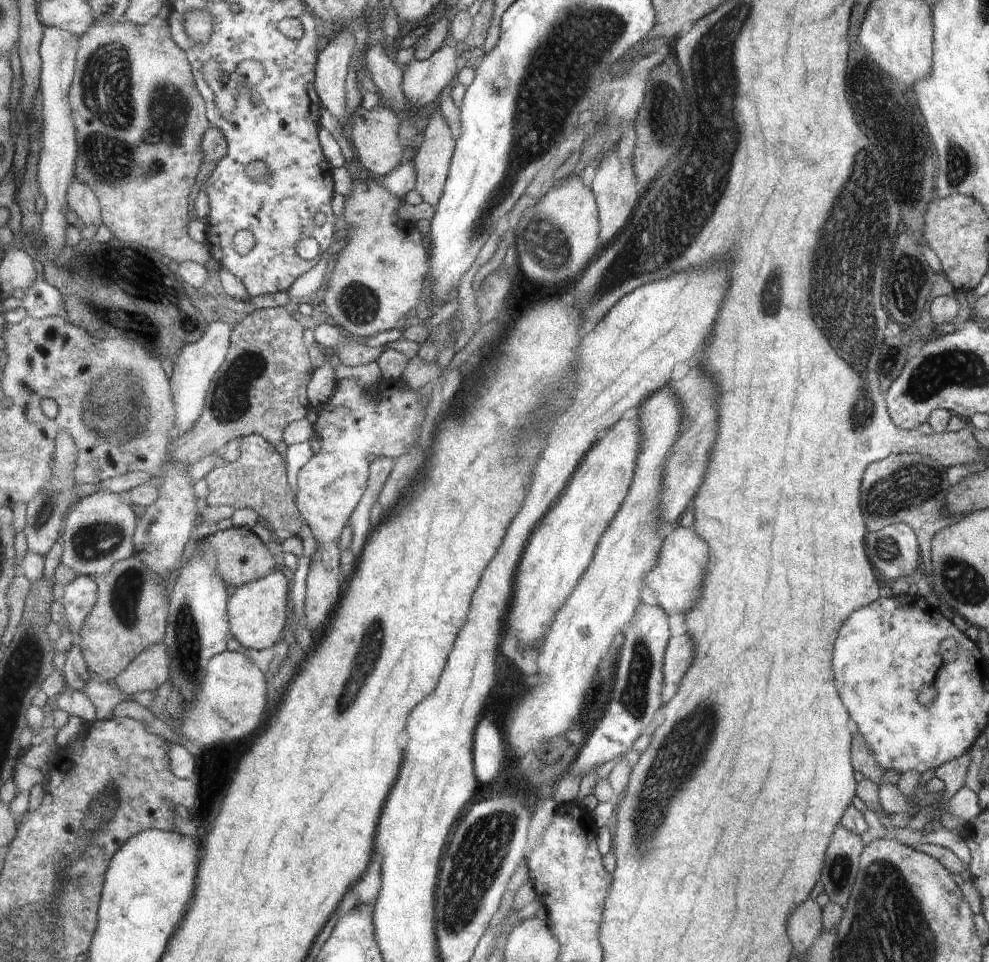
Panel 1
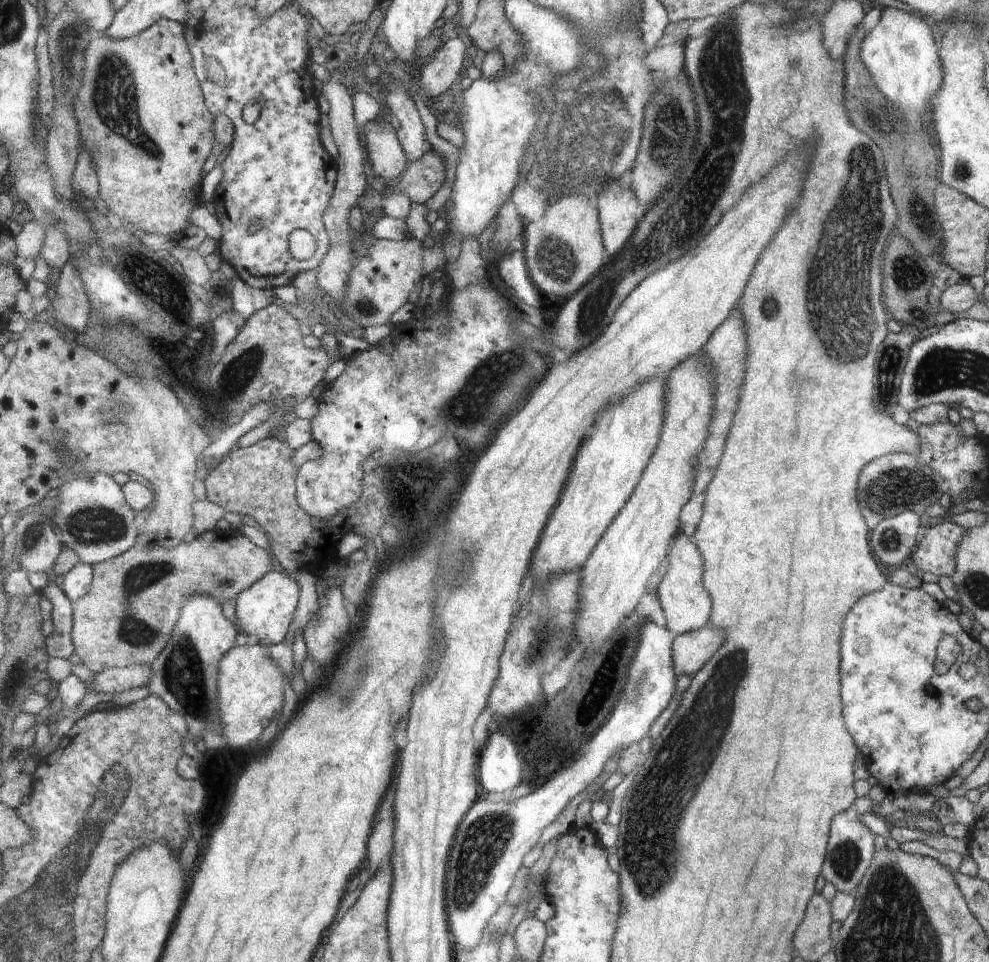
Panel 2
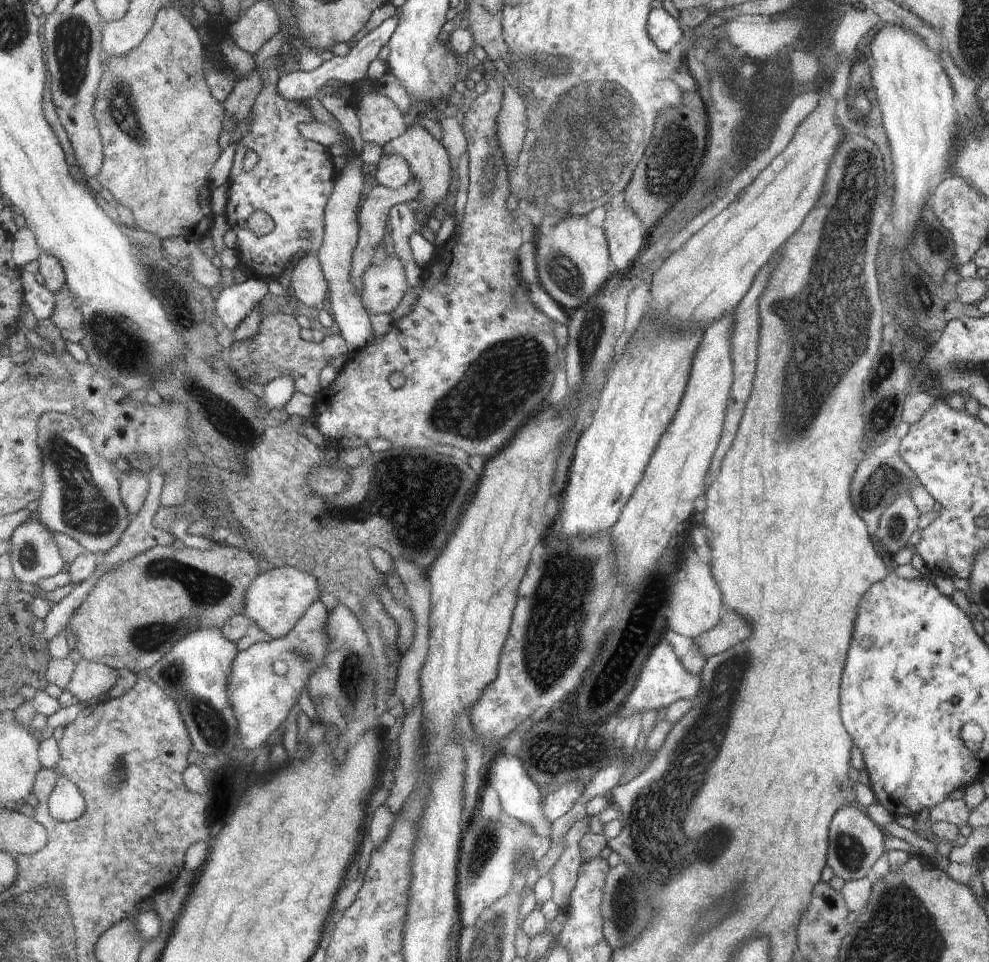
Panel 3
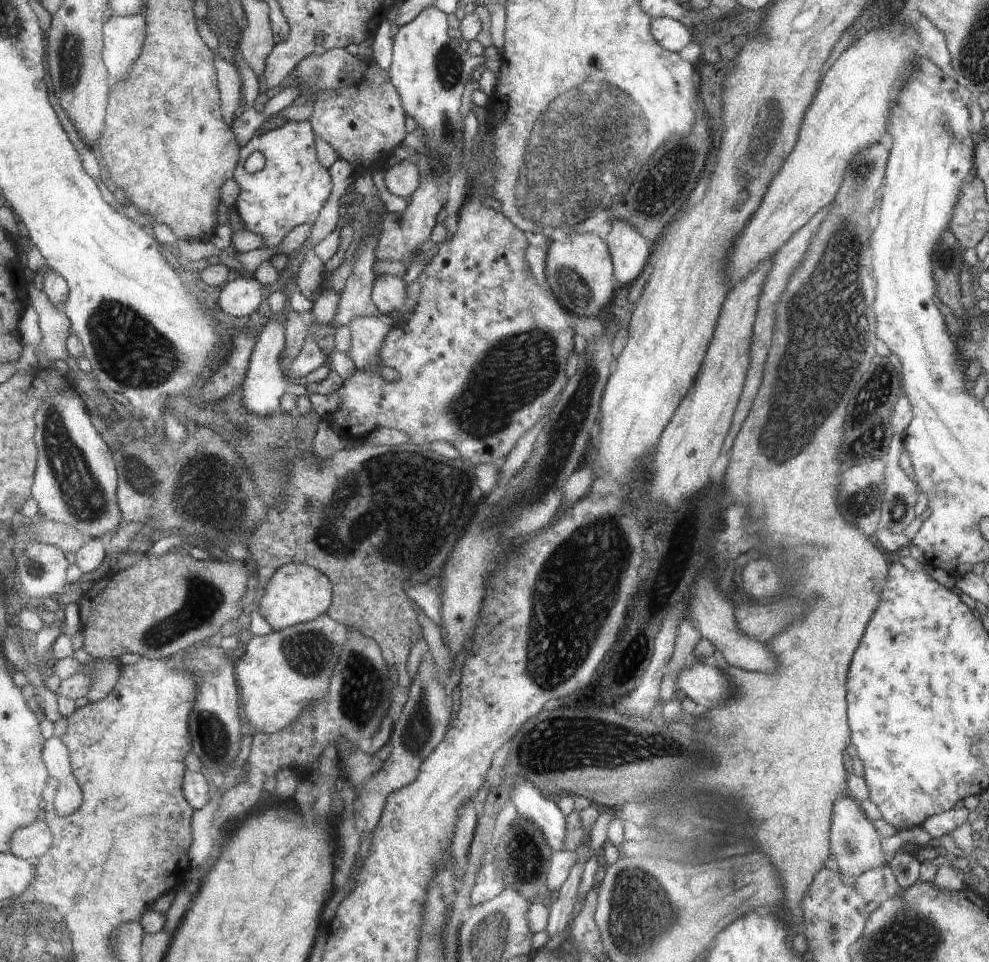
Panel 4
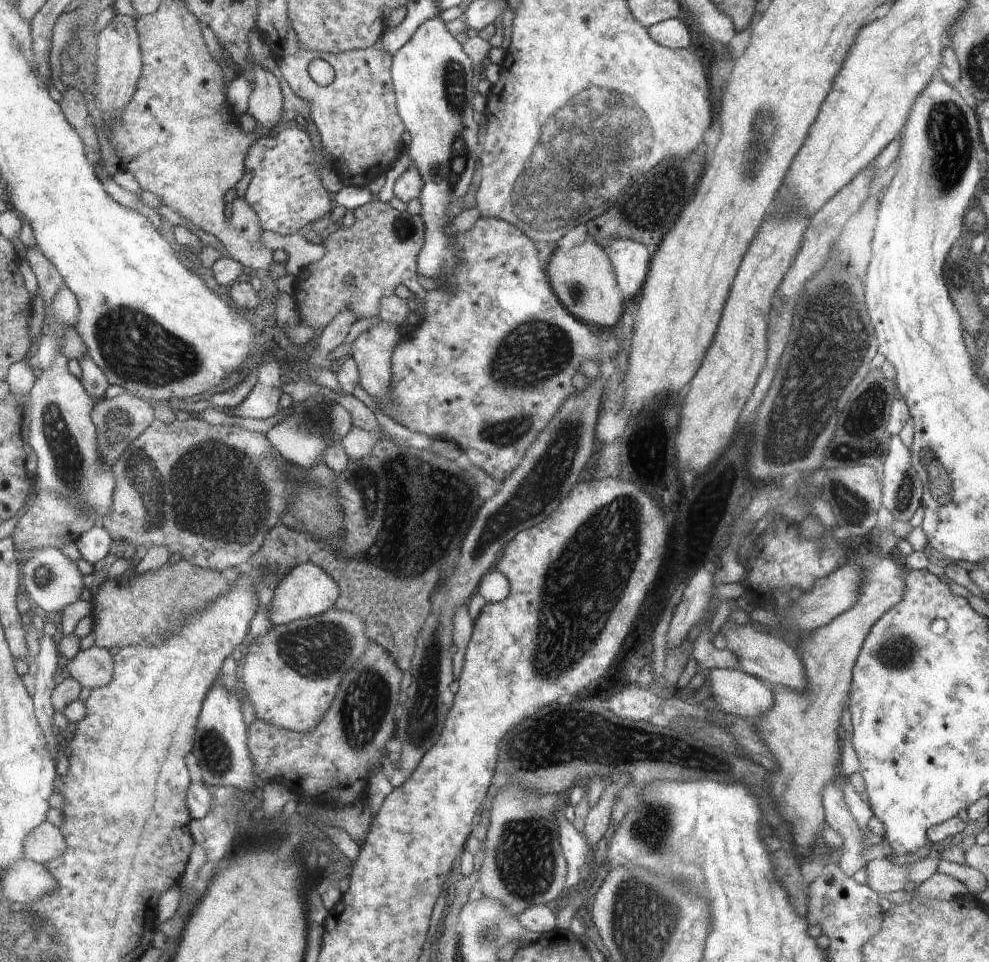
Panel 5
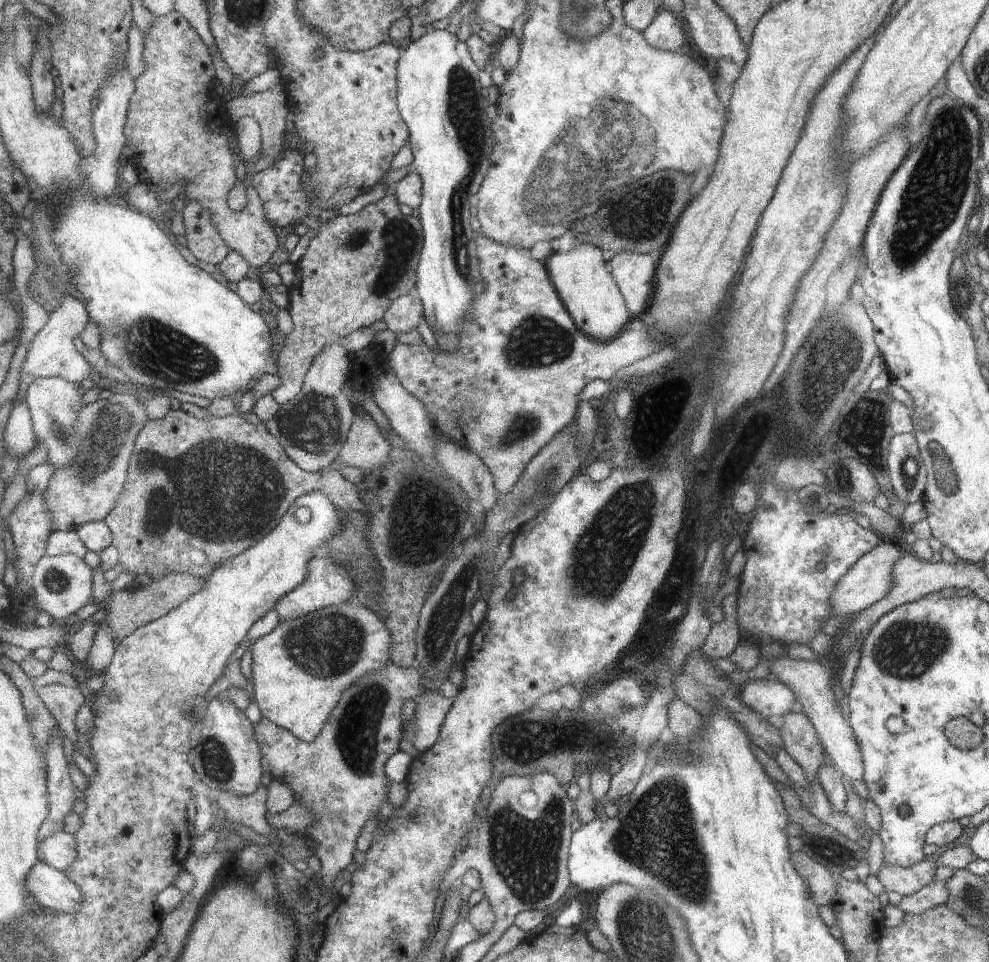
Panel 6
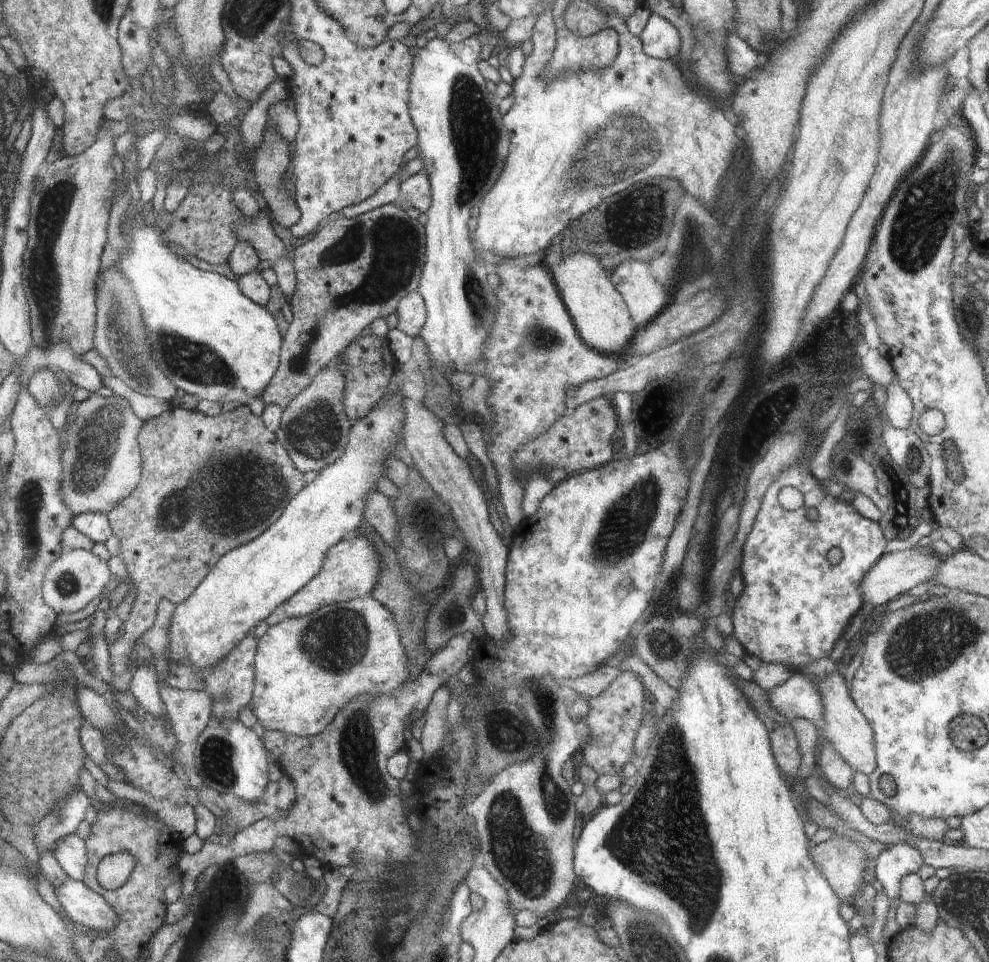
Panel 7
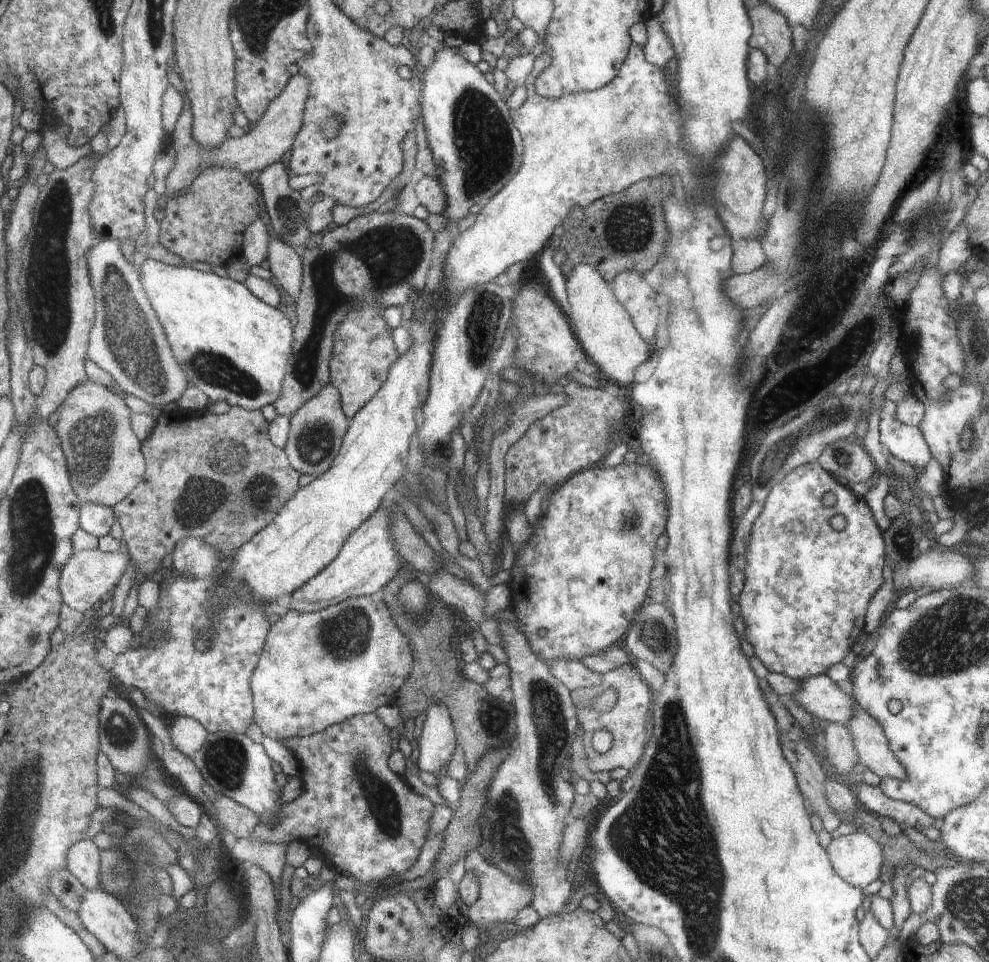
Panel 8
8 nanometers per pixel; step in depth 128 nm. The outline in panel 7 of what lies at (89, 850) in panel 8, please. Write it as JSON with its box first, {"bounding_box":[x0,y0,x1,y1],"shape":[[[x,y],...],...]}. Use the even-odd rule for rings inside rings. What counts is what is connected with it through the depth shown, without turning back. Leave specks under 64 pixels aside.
{"bounding_box":[55,833,90,880],"shape":[[[77,833],[69,834],[58,842],[55,855],[71,878],[86,880],[88,864],[90,864],[86,839],[80,838]]]}

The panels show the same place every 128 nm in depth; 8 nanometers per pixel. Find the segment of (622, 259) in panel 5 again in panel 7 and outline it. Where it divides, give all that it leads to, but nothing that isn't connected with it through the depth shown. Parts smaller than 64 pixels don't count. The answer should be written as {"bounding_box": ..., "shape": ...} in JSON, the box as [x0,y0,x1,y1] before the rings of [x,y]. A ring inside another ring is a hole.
{"bounding_box":[612,260,668,328],"shape":[[[630,260],[620,263],[612,272],[612,282],[624,294],[632,318],[644,328],[650,325],[665,307],[668,298],[658,282],[648,274],[648,263]]]}

